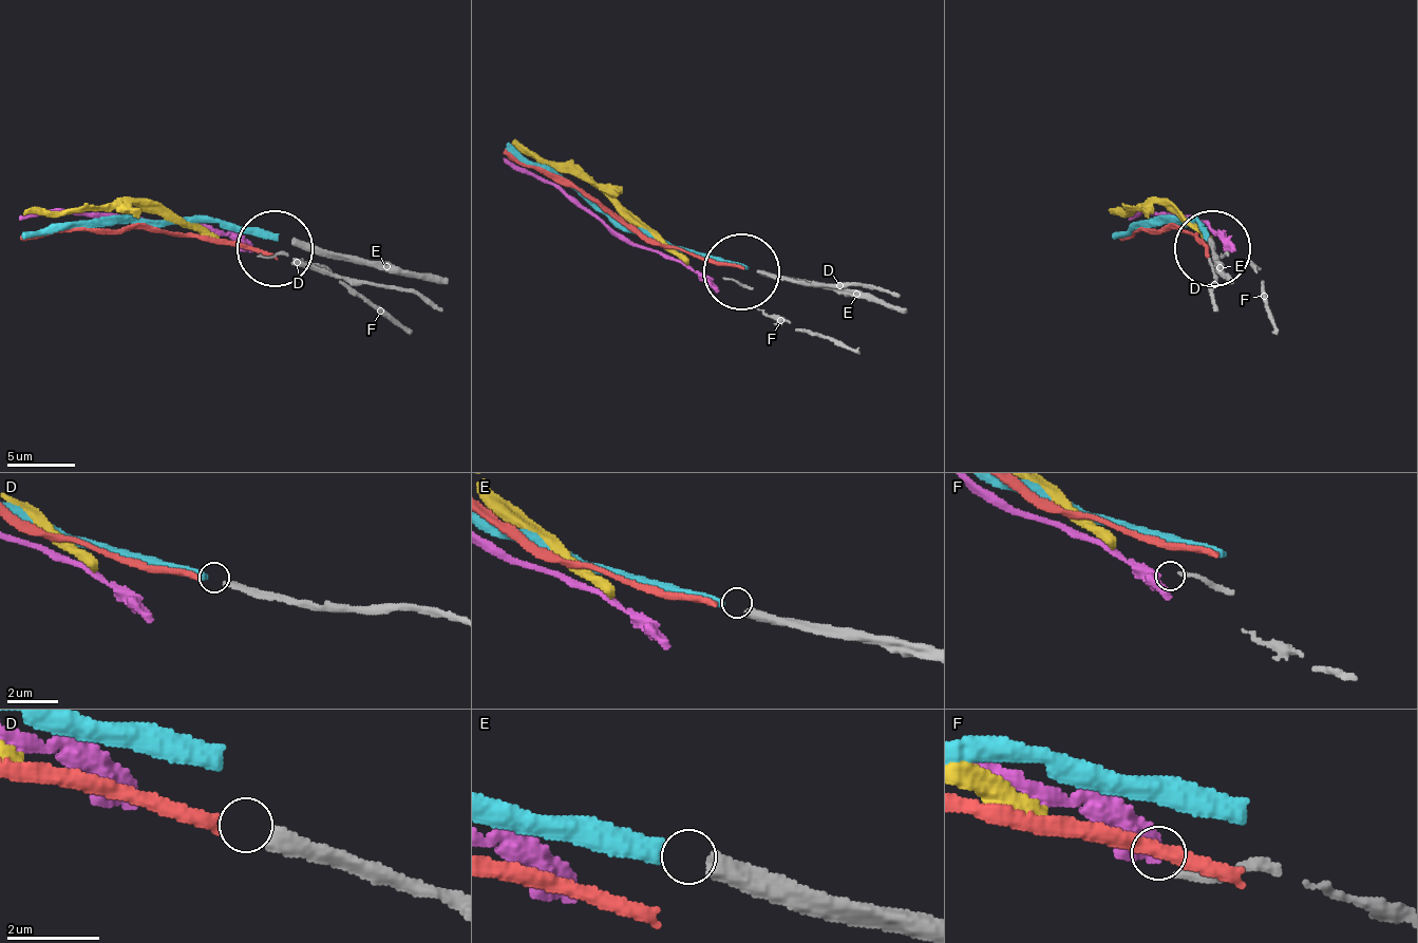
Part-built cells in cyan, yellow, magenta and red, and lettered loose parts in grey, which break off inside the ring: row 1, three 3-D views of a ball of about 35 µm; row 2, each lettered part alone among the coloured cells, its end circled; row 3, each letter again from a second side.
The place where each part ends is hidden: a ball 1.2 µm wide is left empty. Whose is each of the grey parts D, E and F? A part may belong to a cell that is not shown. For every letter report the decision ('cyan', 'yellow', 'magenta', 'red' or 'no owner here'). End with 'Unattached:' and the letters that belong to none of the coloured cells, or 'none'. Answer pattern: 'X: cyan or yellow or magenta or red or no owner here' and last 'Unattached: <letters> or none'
D: red
E: cyan
F: magenta
Unattached: none

